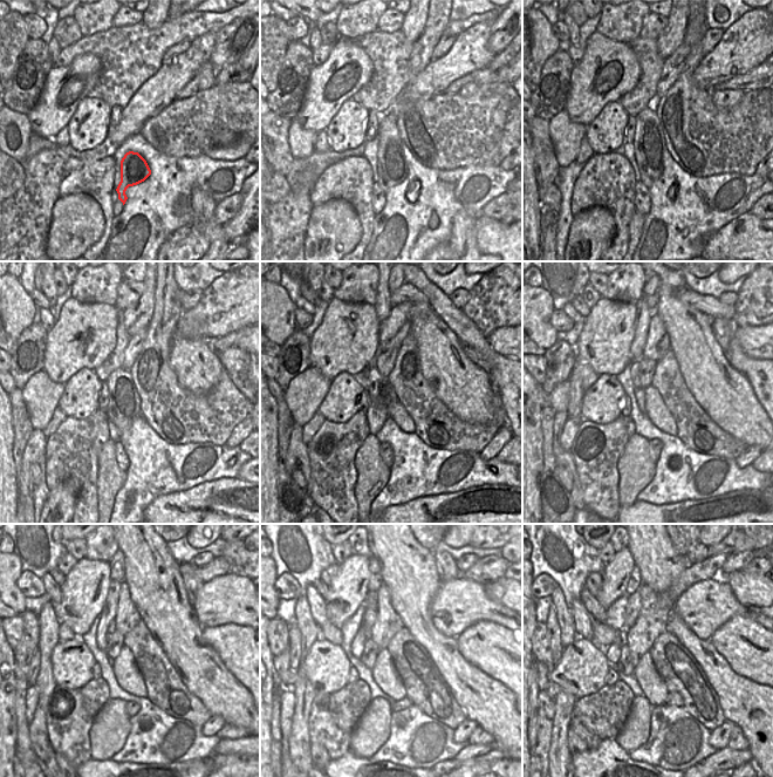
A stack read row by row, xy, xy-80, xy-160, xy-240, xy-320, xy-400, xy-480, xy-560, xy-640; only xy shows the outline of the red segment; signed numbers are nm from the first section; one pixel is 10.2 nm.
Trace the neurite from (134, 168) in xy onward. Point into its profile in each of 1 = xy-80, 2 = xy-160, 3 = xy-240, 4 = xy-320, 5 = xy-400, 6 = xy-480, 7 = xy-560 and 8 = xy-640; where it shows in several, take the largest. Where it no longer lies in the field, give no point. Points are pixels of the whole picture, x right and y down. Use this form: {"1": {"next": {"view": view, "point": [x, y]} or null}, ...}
{"1": {"next": {"view": "xy-80", "point": [391, 165]}}, "2": {"next": {"view": "xy-160", "point": [649, 143]}}, "3": {"next": {"view": "xy-240", "point": [124, 406]}}, "4": {"next": {"view": "xy-320", "point": [381, 393]}}, "5": {"next": {"view": "xy-400", "point": [634, 366]}}, "6": {"next": {"view": "xy-480", "point": [110, 628]}}, "7": {"next": {"view": "xy-560", "point": [369, 617]}}, "8": {"next": {"view": "xy-640", "point": [633, 608]}}}

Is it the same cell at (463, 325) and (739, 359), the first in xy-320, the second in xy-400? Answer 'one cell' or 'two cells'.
one cell

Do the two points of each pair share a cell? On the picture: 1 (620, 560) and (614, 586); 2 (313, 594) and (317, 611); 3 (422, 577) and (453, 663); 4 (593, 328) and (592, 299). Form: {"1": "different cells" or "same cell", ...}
{"1": "same cell", "2": "same cell", "3": "same cell", "4": "different cells"}

